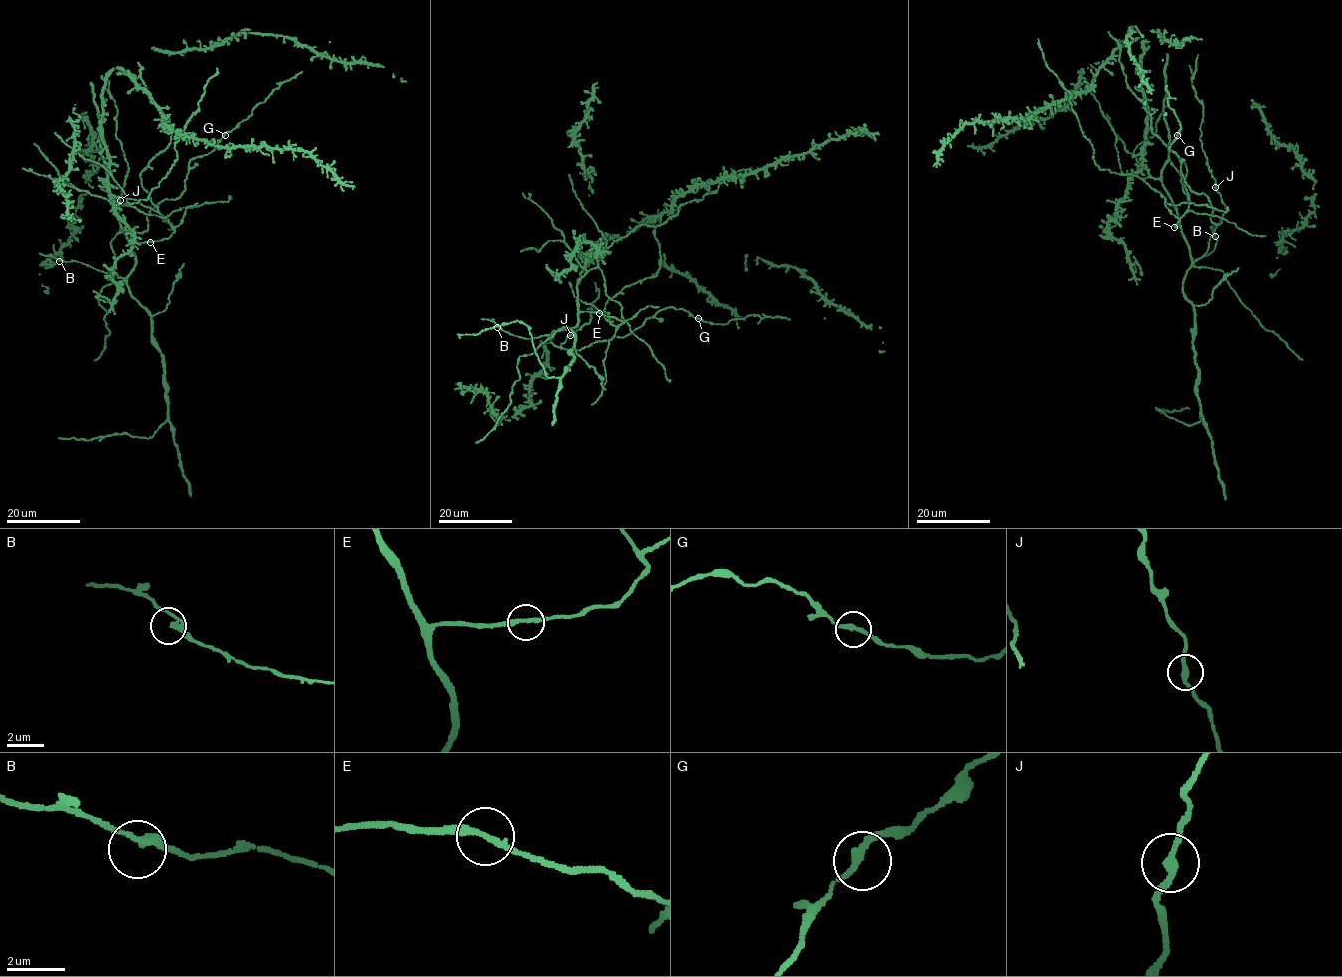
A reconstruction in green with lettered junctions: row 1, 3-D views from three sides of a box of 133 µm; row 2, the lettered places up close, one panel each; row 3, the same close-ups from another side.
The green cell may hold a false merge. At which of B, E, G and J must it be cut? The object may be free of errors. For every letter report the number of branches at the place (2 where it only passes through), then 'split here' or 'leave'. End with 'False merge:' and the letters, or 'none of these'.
B: branches 2; leave
E: branches 2; leave
G: branches 2; leave
J: branches 2; leave
False merge: none of these

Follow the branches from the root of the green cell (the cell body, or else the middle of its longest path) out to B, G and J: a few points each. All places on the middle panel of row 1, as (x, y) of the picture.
B: (600, 313), (582, 311), (578, 314), (574, 327), (530, 339), (509, 334), (497, 327)
G: (600, 313), (580, 312), (577, 325), (554, 330), (551, 342), (580, 350), (626, 336), (667, 307), (698, 318)
J: (600, 313), (582, 311), (575, 326), (554, 330), (548, 336), (561, 349), (570, 334)

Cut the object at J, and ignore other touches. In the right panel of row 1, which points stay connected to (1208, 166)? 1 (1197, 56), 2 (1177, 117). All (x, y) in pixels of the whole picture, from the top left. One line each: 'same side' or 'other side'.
1: same side
2: other side

